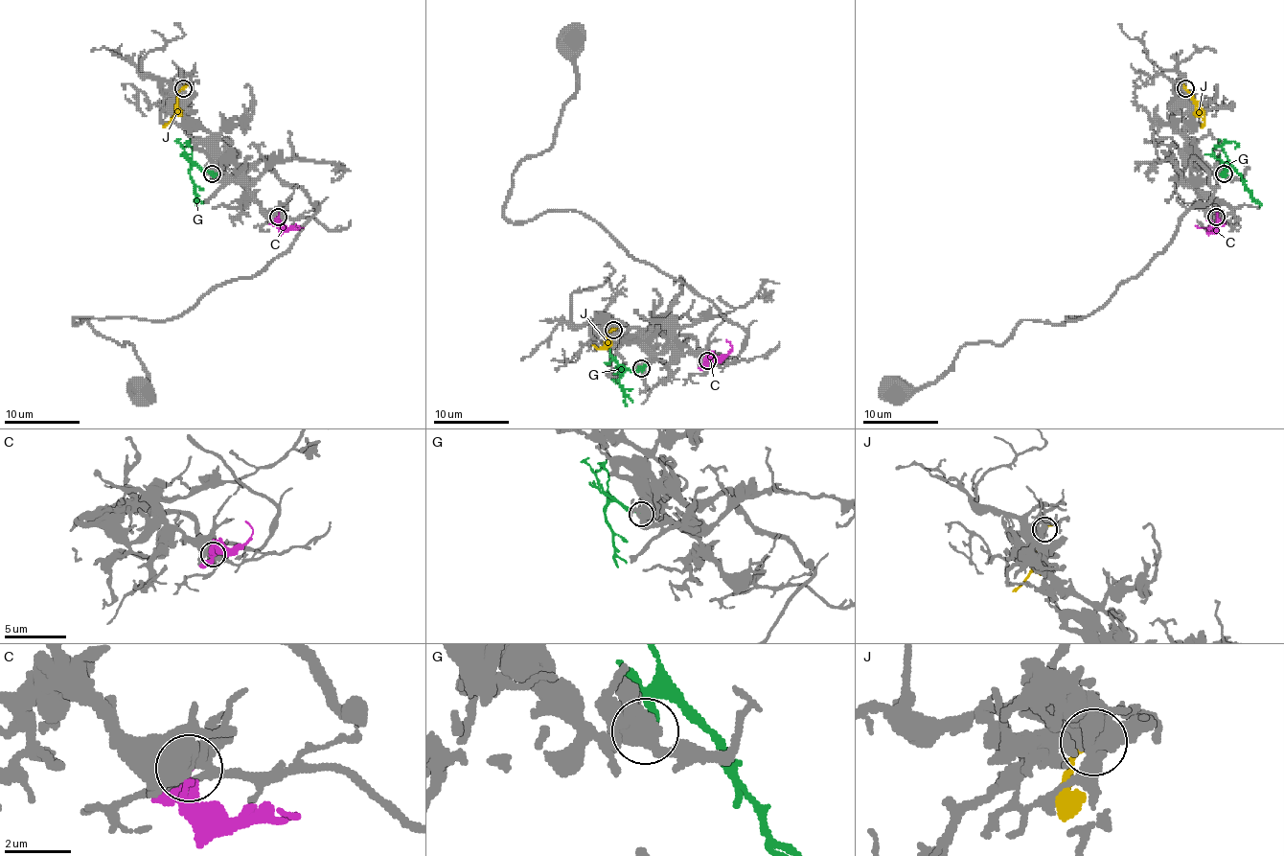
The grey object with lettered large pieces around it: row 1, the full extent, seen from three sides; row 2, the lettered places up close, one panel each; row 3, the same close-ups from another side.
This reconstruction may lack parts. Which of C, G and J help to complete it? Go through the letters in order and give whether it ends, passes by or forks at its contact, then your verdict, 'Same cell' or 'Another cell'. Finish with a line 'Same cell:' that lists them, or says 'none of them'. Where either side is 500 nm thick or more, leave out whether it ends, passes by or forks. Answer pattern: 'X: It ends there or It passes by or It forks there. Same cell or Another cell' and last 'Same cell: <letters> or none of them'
C: Another cell
G: It ends there. Same cell
J: It ends there. Another cell
Same cell: G

